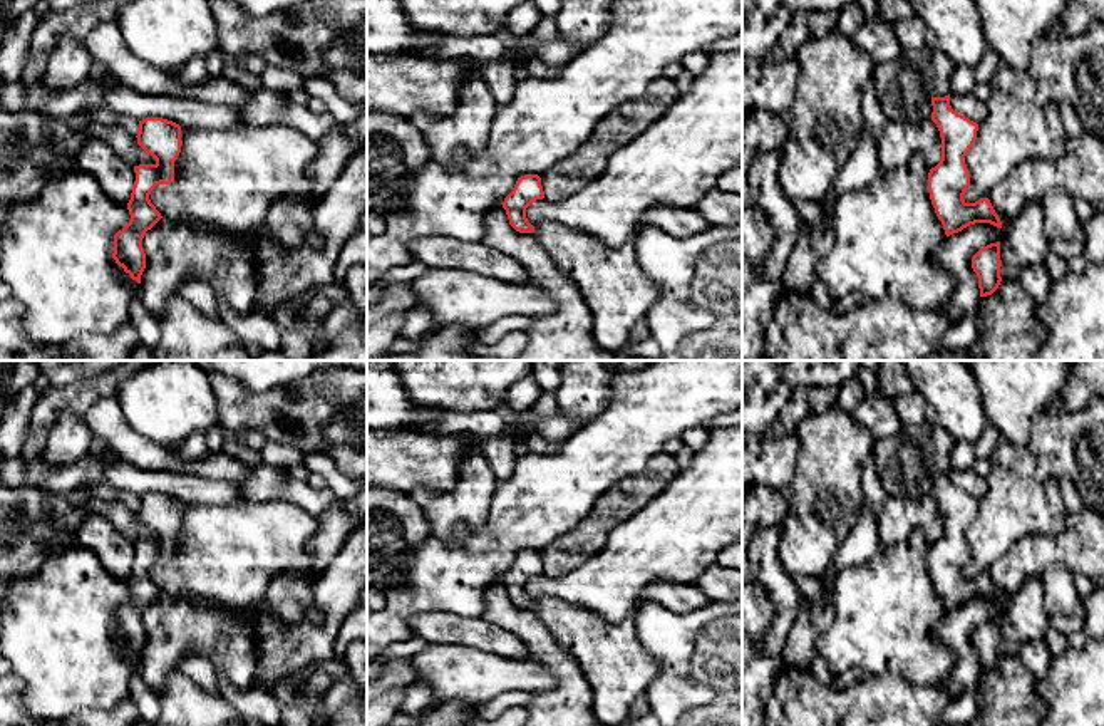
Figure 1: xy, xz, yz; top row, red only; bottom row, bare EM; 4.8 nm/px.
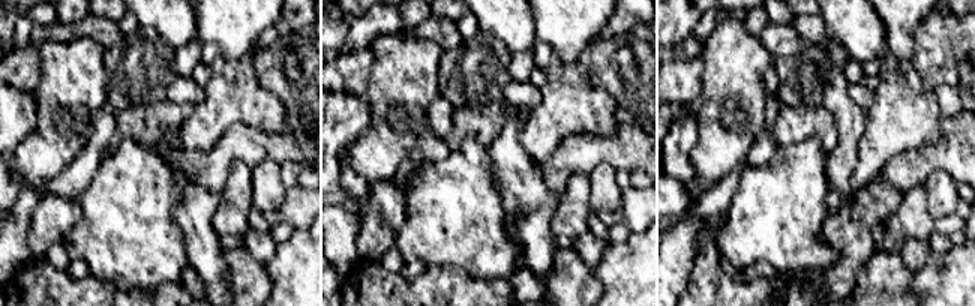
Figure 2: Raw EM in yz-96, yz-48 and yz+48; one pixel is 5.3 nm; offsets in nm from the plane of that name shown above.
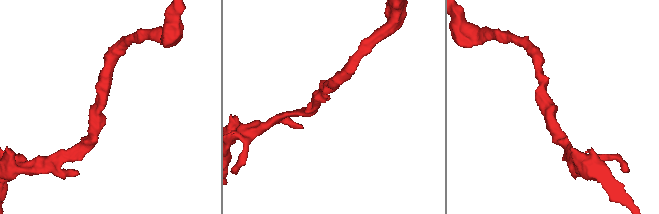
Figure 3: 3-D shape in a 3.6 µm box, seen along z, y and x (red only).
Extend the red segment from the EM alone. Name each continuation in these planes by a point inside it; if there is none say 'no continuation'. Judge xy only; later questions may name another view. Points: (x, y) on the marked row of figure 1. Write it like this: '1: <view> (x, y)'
no continuation

